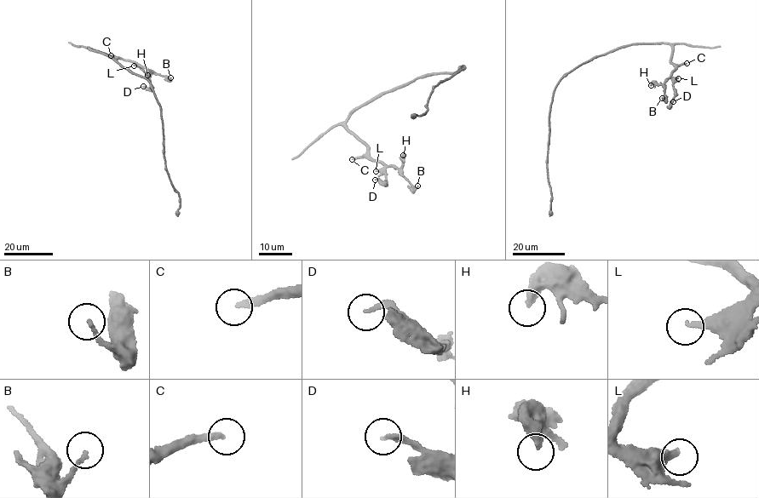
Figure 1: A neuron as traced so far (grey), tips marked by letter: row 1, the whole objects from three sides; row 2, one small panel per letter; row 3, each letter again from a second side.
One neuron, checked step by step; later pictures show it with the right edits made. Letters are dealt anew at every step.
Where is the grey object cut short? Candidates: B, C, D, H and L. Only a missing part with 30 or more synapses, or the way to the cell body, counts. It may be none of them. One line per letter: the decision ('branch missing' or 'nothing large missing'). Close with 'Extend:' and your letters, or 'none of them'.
B: nothing large missing
C: branch missing
D: nothing large missing
H: nothing large missing
L: branch missing
Extend: C, L

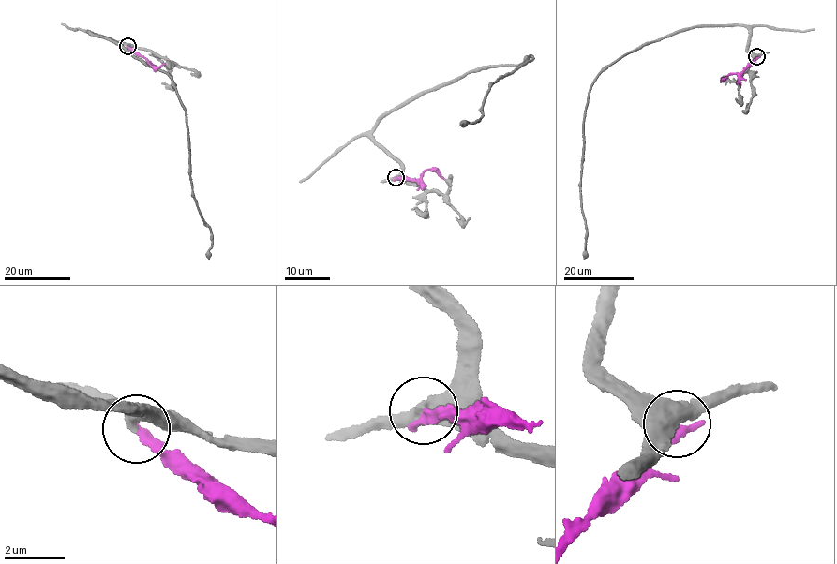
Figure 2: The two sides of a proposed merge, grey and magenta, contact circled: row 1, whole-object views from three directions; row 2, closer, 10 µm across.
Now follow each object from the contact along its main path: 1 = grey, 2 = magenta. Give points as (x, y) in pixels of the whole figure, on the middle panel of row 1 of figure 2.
1: (396, 177), (399, 163), (371, 134), (383, 116), (469, 73), (531, 56), (488, 84), (481, 119), (462, 124)
2: (396, 177), (417, 181), (427, 170), (444, 178)

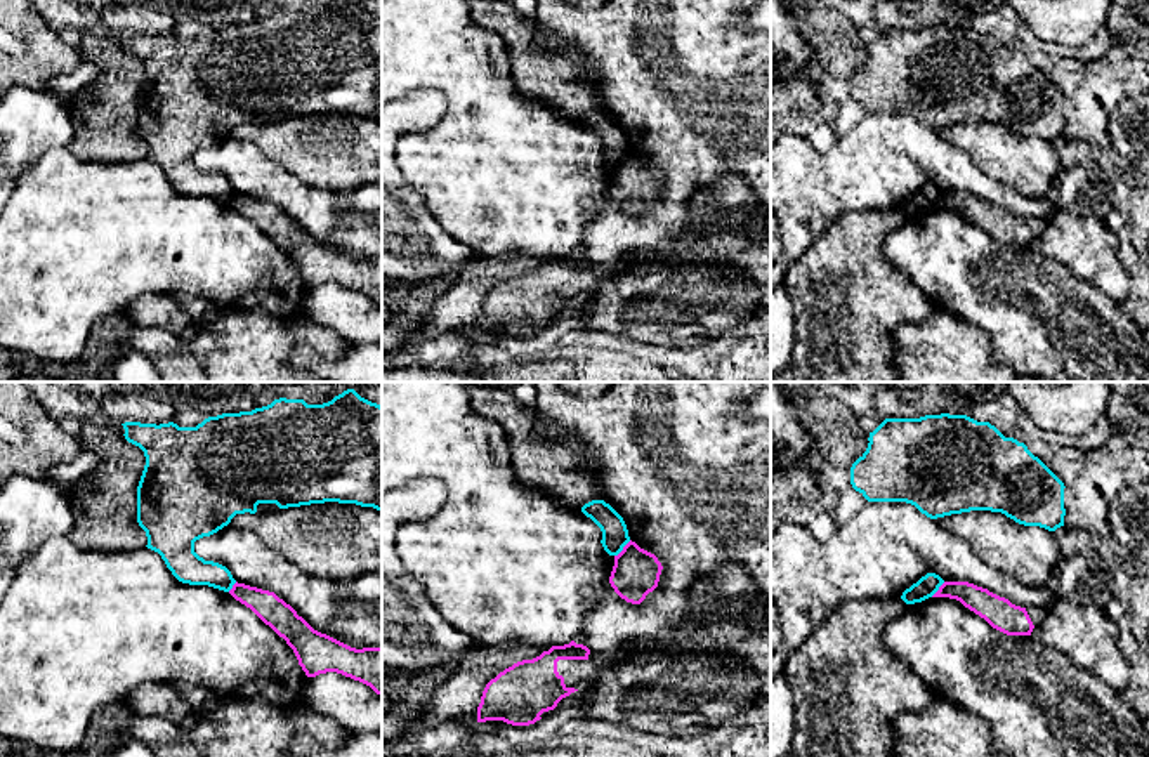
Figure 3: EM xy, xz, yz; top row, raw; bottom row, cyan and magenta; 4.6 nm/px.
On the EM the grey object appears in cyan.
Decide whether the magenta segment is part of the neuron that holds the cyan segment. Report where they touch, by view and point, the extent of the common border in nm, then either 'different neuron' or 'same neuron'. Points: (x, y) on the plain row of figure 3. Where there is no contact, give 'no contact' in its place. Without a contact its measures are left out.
contact xz (622, 160); length 110 nm; different neuron

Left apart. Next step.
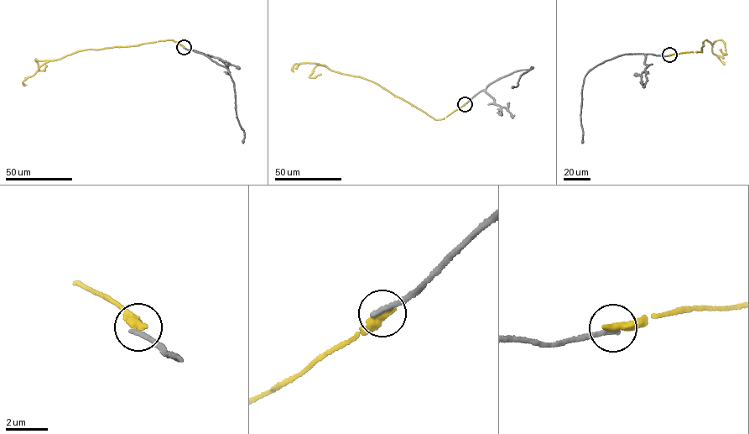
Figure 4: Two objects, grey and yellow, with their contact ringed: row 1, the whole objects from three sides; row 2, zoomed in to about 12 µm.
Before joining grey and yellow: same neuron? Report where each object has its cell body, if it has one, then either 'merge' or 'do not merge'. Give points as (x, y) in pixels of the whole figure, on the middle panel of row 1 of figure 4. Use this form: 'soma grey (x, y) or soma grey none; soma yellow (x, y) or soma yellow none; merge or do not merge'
soma grey none; soma yellow none; do not merge

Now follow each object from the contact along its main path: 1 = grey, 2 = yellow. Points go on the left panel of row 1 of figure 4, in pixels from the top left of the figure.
1: (184, 47), (206, 54), (228, 69), (233, 82), (236, 117), (244, 132), (243, 143)
2: (184, 47), (174, 40), (165, 40), (77, 51), (55, 60), (35, 60), (40, 70), (46, 65)

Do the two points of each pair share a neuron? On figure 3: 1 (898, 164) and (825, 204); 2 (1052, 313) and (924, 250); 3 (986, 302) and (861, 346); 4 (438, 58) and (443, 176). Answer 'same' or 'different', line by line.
1: same
2: same
3: different
4: same

